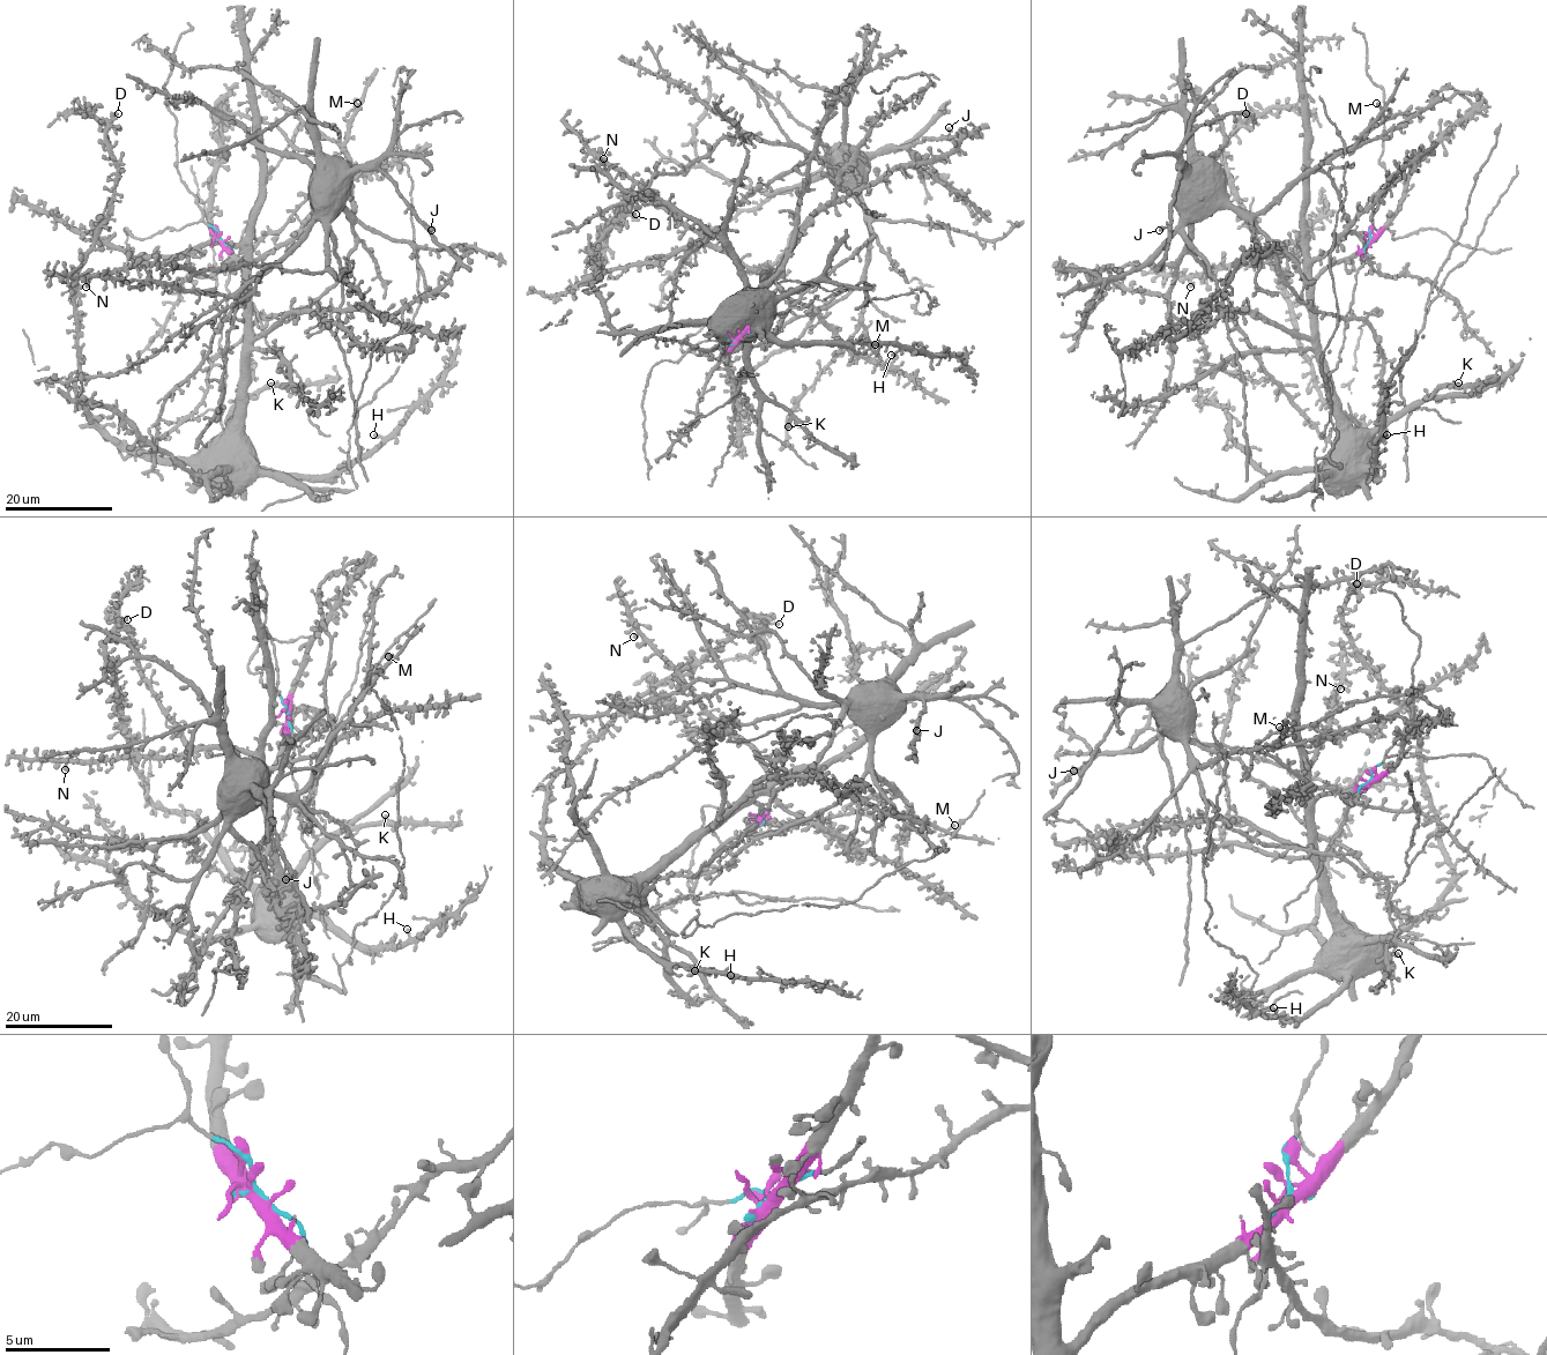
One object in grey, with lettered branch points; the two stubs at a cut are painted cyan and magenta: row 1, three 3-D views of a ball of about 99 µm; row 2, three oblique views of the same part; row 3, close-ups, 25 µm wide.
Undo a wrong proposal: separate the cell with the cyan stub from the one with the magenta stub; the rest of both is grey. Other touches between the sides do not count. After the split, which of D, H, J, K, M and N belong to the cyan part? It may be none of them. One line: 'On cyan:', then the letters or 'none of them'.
On cyan: J, M

